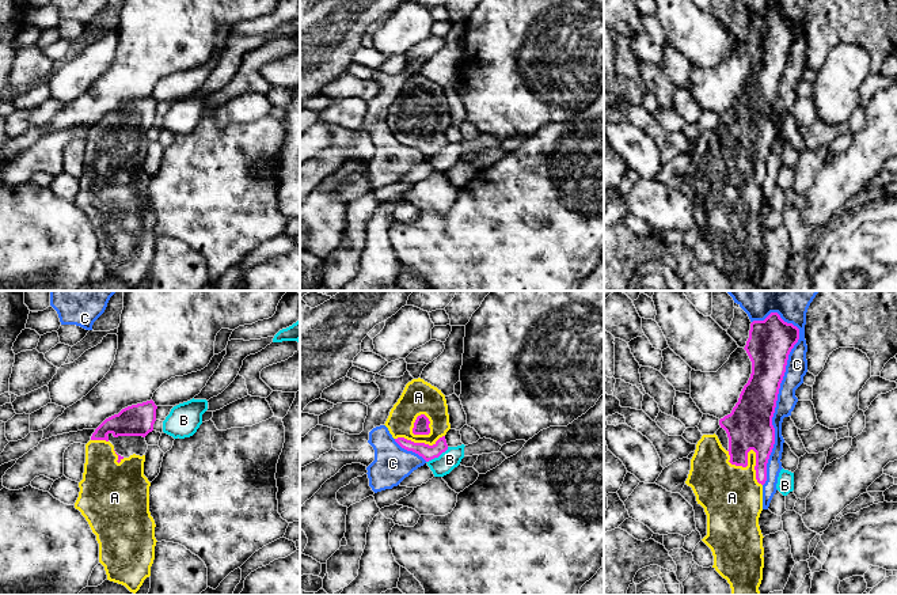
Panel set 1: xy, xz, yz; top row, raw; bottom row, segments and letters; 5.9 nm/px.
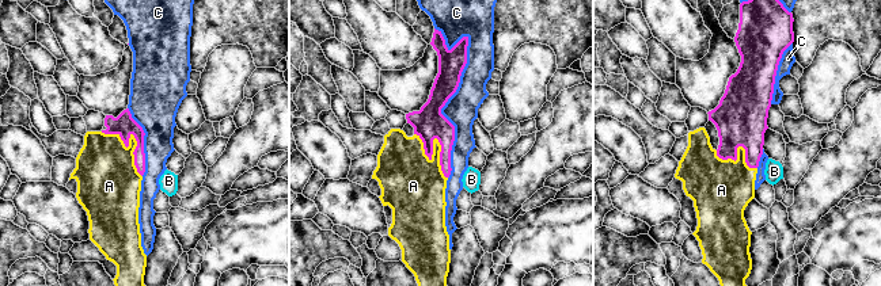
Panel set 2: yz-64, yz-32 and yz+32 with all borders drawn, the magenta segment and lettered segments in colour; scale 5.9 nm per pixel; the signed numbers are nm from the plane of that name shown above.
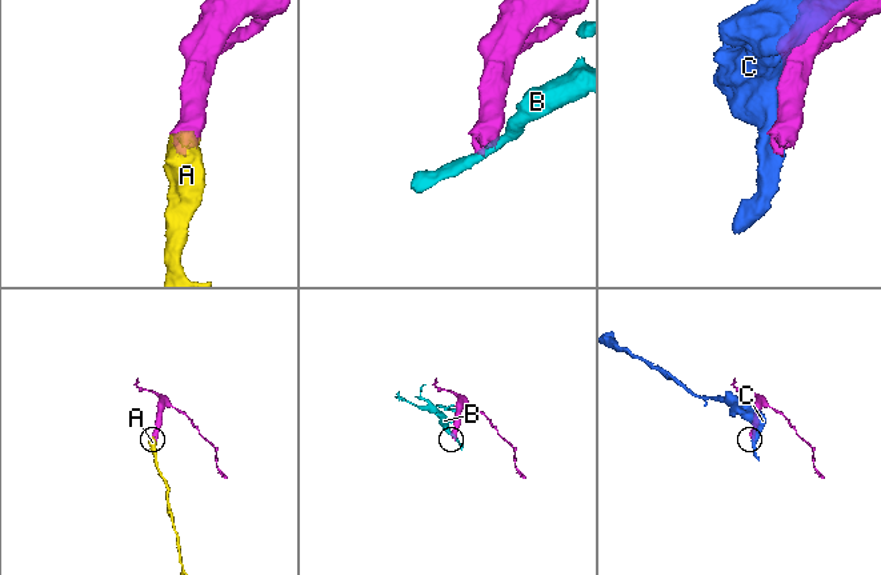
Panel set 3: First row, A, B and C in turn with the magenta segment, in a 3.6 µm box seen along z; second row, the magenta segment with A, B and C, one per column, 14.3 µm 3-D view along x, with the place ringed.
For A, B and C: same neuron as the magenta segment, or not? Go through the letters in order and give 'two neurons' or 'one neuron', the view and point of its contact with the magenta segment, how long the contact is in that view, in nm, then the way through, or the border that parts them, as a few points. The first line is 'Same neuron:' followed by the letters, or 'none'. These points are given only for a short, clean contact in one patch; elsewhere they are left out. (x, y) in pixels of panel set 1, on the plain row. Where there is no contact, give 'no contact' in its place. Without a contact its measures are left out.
Same neuron: A
A: one neuron; contact yz (748, 147); length 300 nm
B: two neurons; contact xz (437, 152); length 160 nm; border xz (448, 143), (426, 158)
C: two neurons; contact yz (776, 91); length 1050 nm

